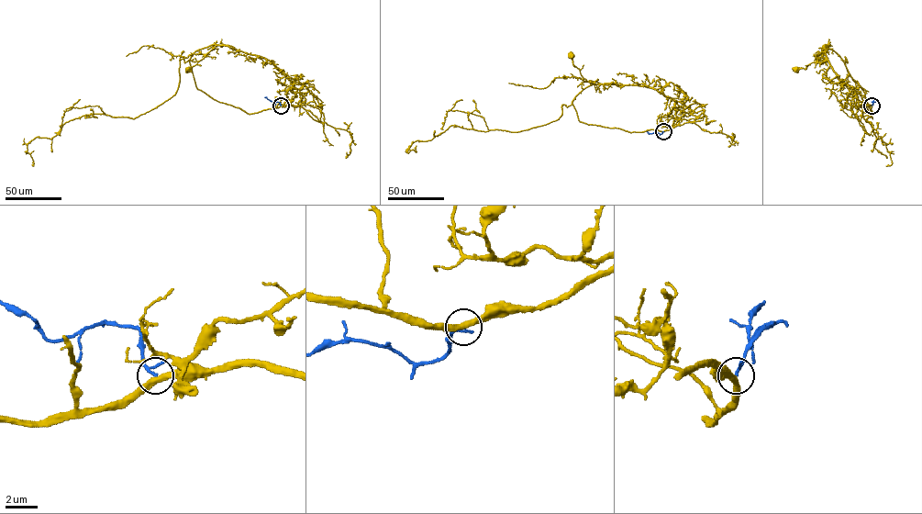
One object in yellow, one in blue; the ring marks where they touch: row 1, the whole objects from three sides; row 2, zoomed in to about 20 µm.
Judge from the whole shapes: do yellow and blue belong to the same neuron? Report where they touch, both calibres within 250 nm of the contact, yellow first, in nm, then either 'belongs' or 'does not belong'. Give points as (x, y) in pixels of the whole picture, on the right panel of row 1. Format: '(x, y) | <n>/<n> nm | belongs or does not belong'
(872, 106) | 360/140 nm | does not belong

